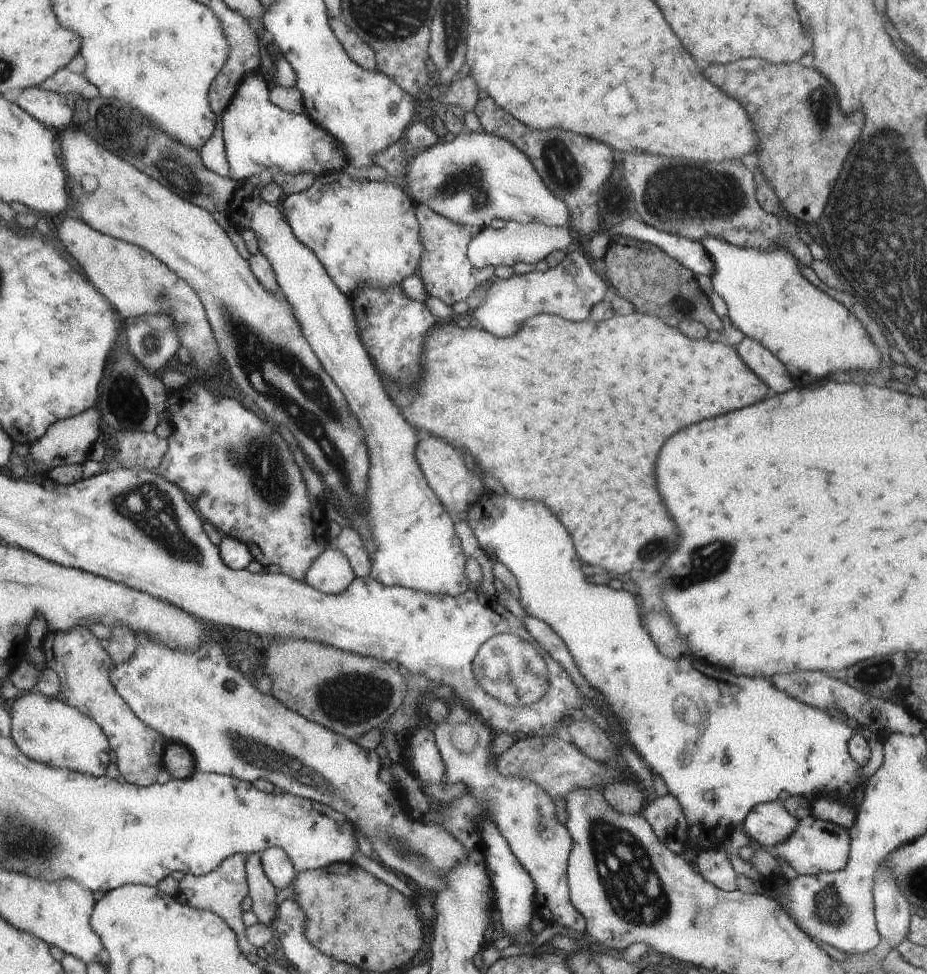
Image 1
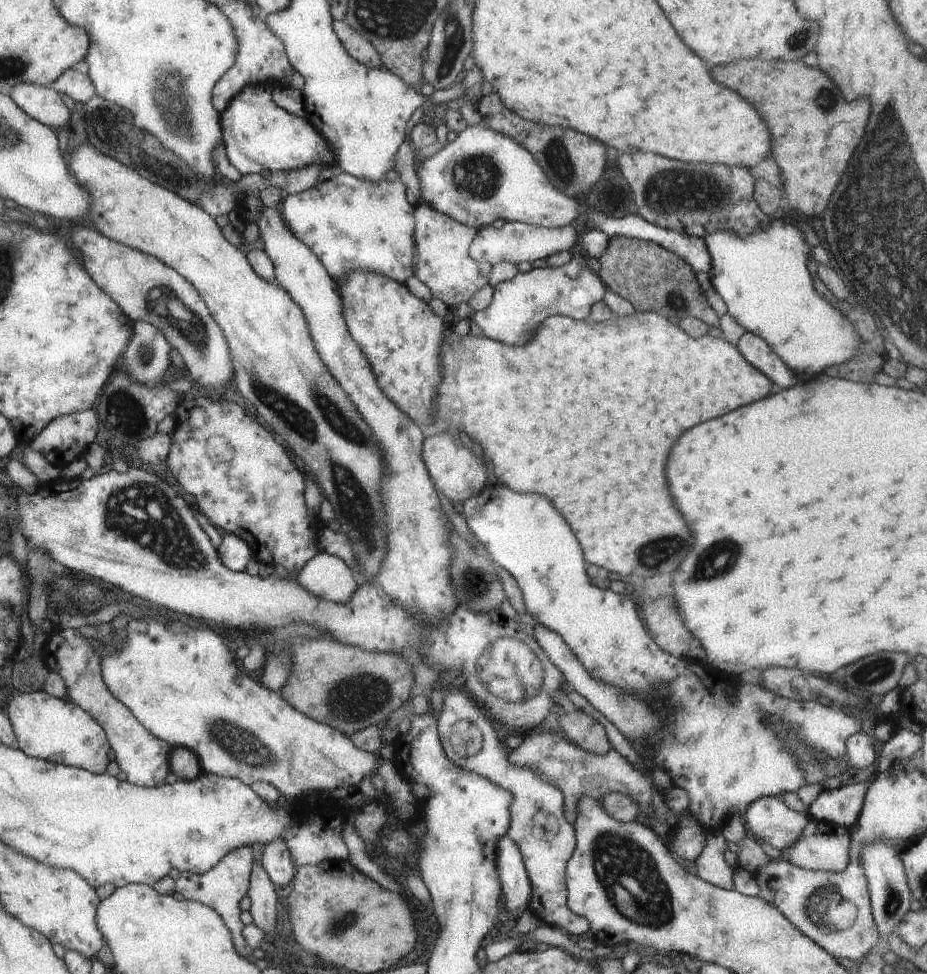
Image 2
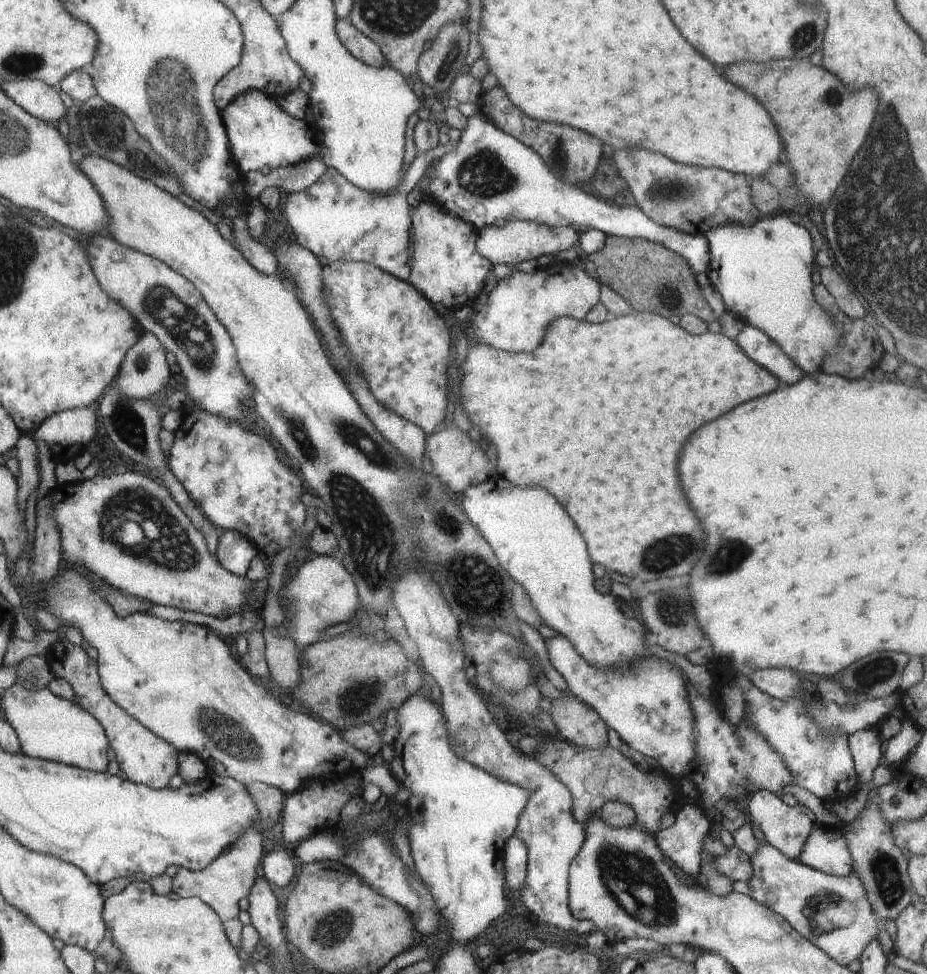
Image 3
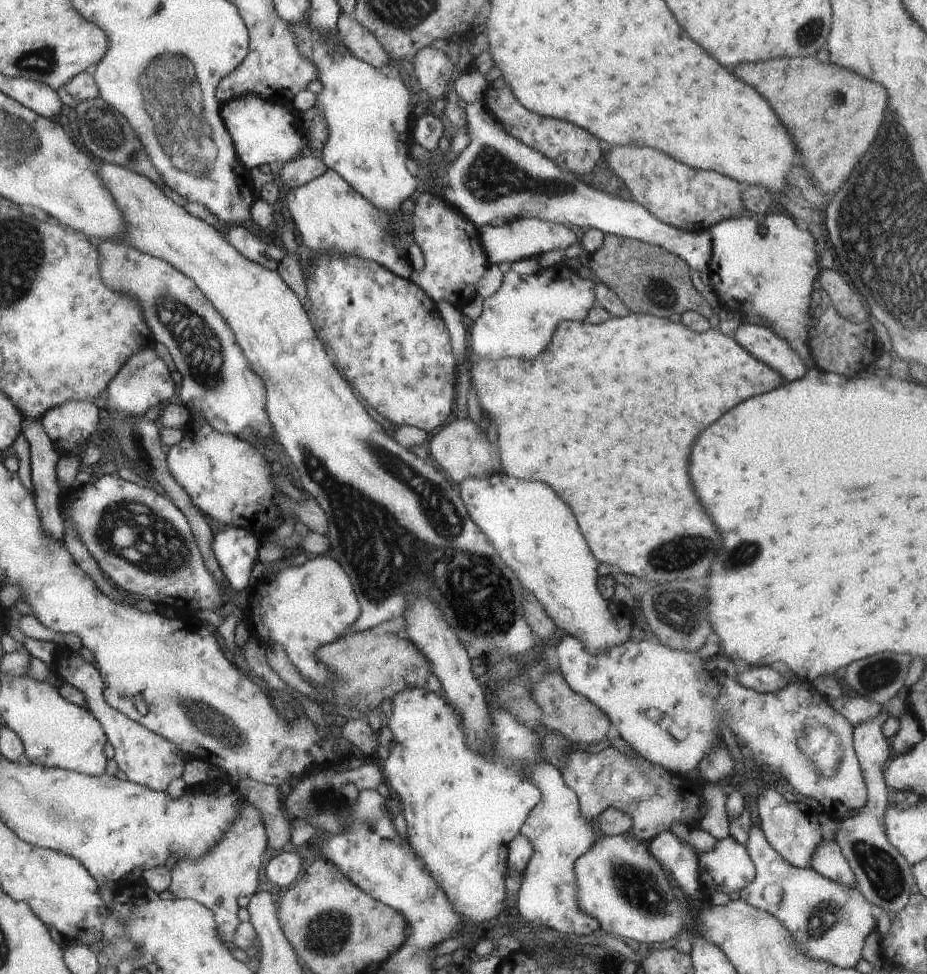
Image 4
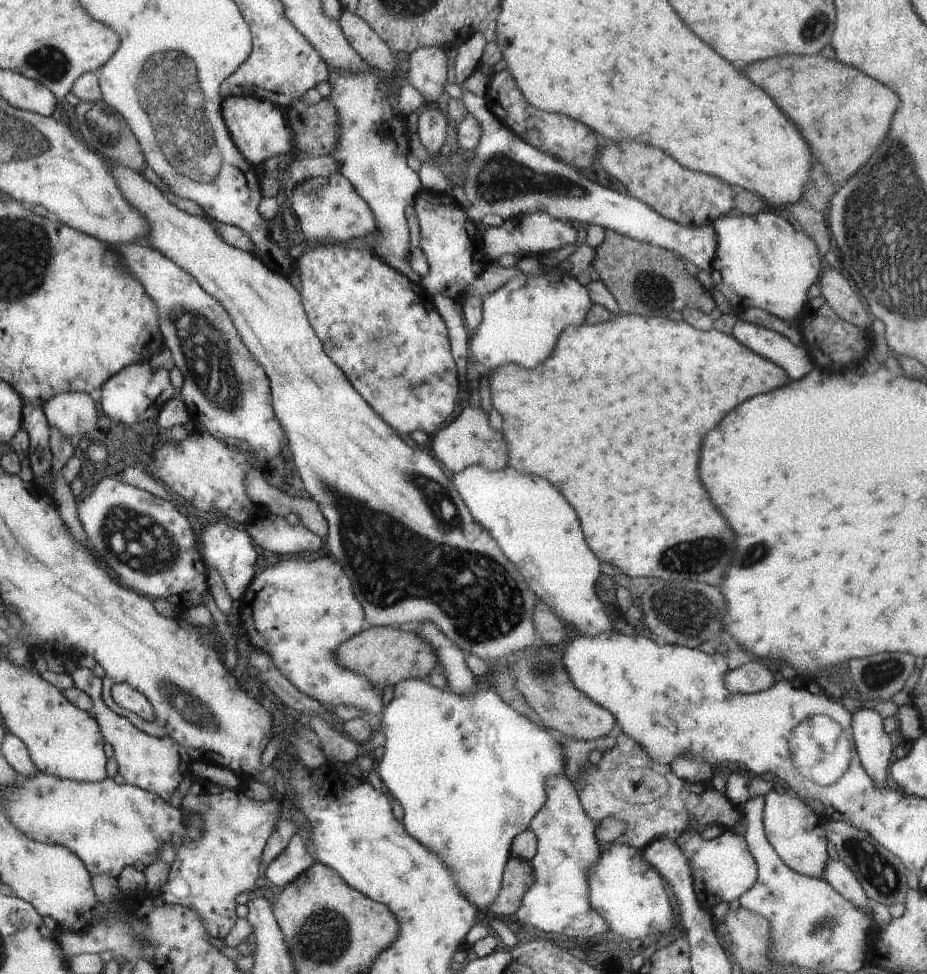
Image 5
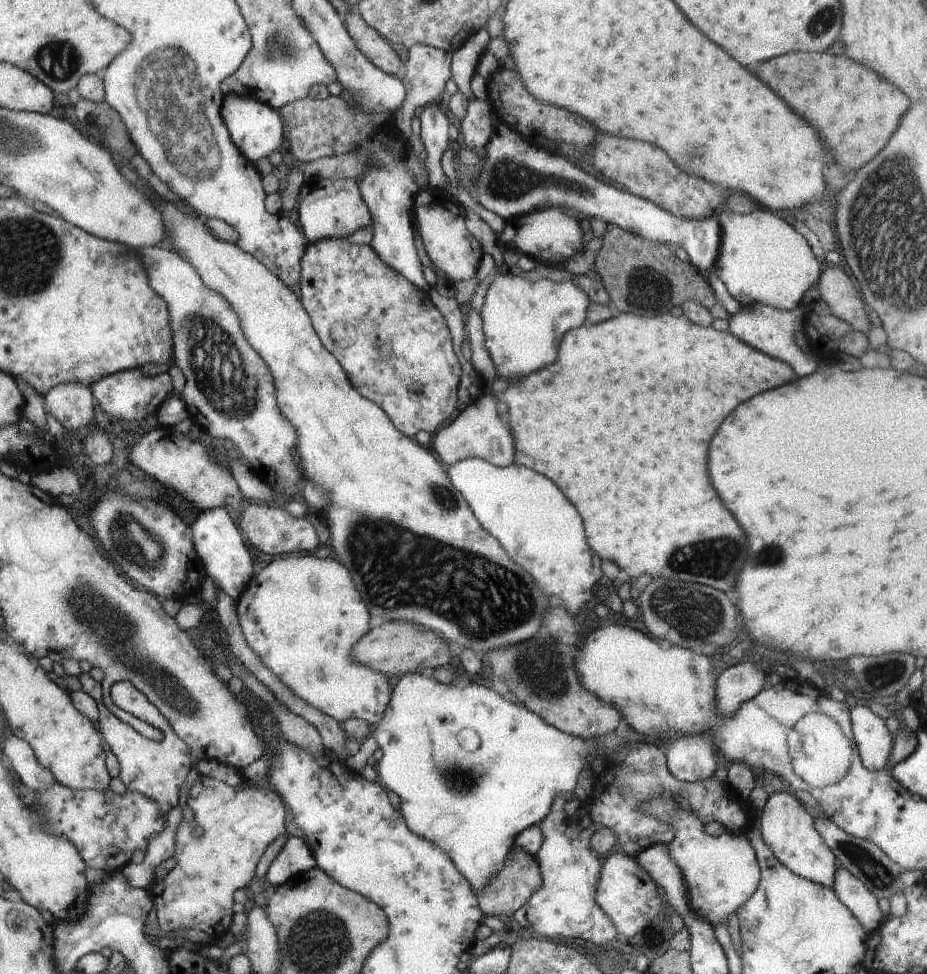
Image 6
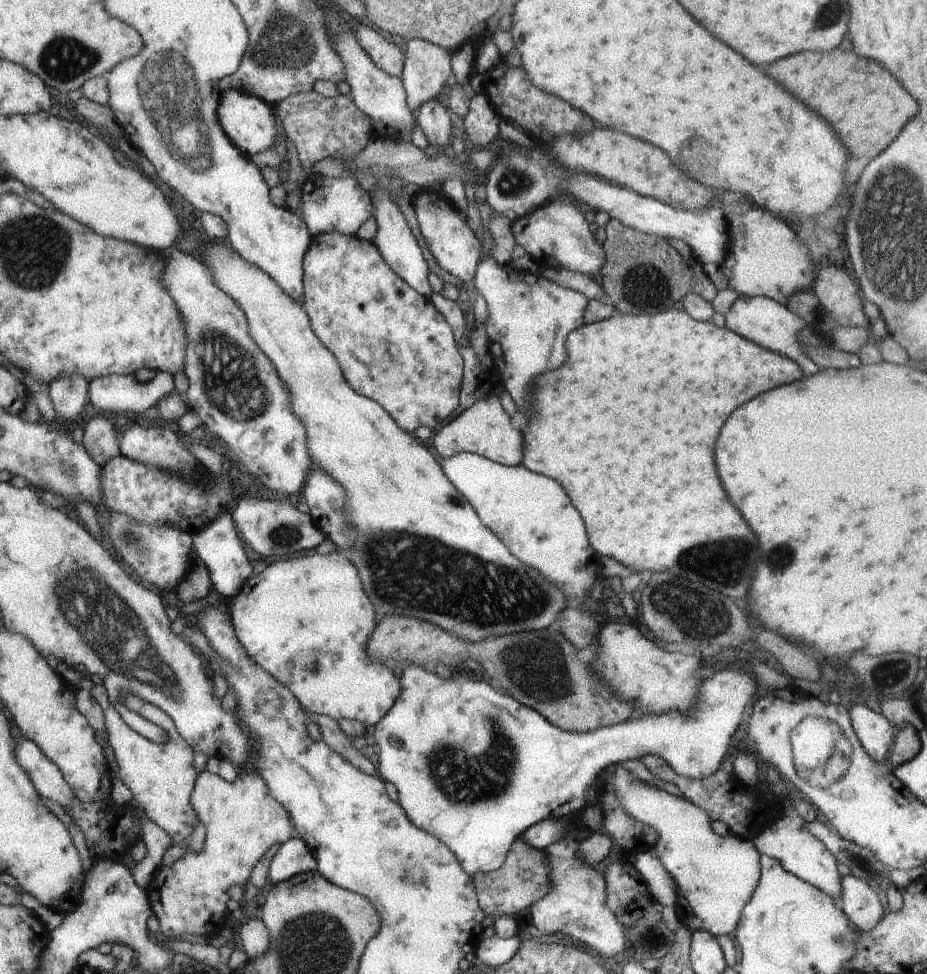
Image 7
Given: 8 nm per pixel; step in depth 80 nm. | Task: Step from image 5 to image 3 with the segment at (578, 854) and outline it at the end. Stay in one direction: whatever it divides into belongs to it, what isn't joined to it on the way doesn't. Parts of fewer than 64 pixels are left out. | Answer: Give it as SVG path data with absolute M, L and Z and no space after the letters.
M410 560L409 564L410 567L404 569L400 578L392 584L390 603L398 610L409 637L418 646L422 668L432 674L441 688L442 700L438 705L446 721L449 745L462 760L501 781L523 788L529 795L514 831L514 836L527 848L527 875L519 899L534 921L544 922L564 932L572 929L578 934L593 933L594 924L574 918L569 911L570 863L580 852L585 839L584 825L572 816L572 795L552 772L510 745L505 733L494 723L486 707L486 698L473 680L466 679L469 662L459 642L459 626L438 582L430 576L427 568L412 567L414 560Z

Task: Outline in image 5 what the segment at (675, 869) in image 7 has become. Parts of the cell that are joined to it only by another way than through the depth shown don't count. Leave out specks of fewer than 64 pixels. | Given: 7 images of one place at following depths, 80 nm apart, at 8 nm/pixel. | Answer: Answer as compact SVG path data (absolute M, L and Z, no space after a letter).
M694 827L687 828L679 836L677 845L688 857L691 866L694 890L702 908L710 910L715 904L730 903L740 899L756 882L757 864L750 854L744 837L738 836L732 830L726 830L712 840L703 840L701 832Z

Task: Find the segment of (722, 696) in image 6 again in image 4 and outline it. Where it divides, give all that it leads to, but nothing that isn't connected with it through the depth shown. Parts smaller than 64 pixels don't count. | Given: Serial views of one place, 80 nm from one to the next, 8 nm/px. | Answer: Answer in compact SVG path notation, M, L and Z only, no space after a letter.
M744 667L737 672L738 683L759 693L775 693L787 685L778 671L771 667Z

